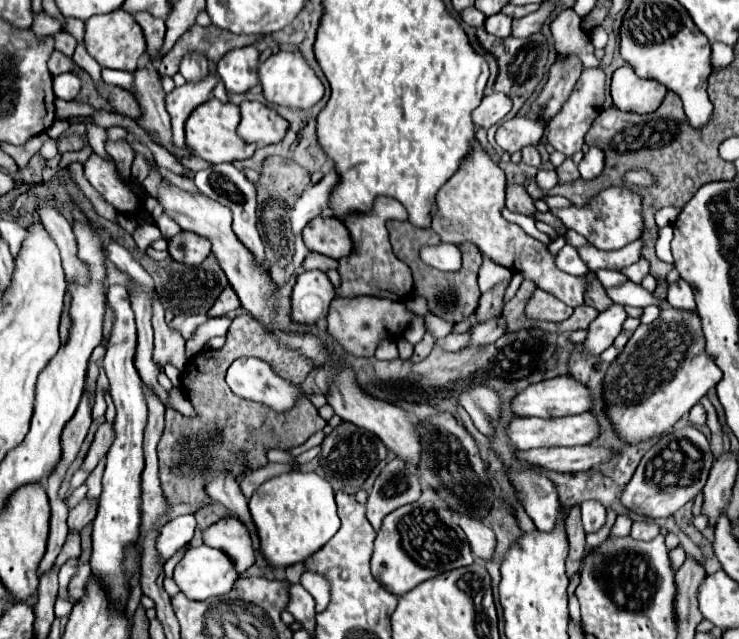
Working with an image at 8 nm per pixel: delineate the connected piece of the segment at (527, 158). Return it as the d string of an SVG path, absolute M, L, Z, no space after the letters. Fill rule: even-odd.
M525 146L521 150L521 154L523 154L523 162L525 164L531 164L531 166L539 166L541 164L541 156L539 156L539 152L537 152L535 146Z

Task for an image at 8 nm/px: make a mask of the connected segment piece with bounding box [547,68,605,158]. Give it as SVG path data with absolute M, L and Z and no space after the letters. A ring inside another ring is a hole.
M583 68L581 78L577 80L569 100L563 104L561 112L549 122L549 128L547 128L549 144L555 150L563 152L567 158L571 158L571 154L575 154L577 150L583 148L583 144L585 144L583 138L585 138L591 122L599 114L599 108L603 108L603 102L605 102L605 74L603 74L603 70L601 68Z

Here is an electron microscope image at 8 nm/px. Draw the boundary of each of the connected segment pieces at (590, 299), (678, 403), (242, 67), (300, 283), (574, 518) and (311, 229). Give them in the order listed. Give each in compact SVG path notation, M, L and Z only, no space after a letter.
M587 274L585 277L590 282L585 293L585 304L597 308L599 312L603 312L607 306L612 304L612 300L607 296L605 288L599 282L595 274Z
M663 306L661 314L651 324L641 324L635 334L629 338L627 346L621 350L617 360L609 366L605 376L605 402L607 414L615 424L621 440L637 444L655 436L661 436L673 428L673 424L687 414L705 394L715 388L723 378L721 368L705 352L705 336L701 330L701 318L697 312L685 312L673 306Z
M255 46L229 50L217 62L217 74L229 94L243 94L257 84L259 50Z
M309 270L297 276L293 288L291 318L299 324L317 324L327 316L329 304L335 298L335 288L325 272Z
M571 506L567 516L567 538L569 538L569 556L567 556L567 574L573 576L581 568L581 558L585 550L585 530L581 524L579 506Z
M315 218L303 230L303 240L311 252L329 258L343 258L351 254L353 242L345 224L337 218Z

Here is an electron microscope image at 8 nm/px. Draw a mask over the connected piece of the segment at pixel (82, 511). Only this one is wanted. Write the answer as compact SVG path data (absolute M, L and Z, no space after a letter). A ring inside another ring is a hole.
M83 498L71 512L69 512L69 518L67 518L67 524L69 528L75 528L75 530L81 530L85 528L97 514L97 500L95 498Z

